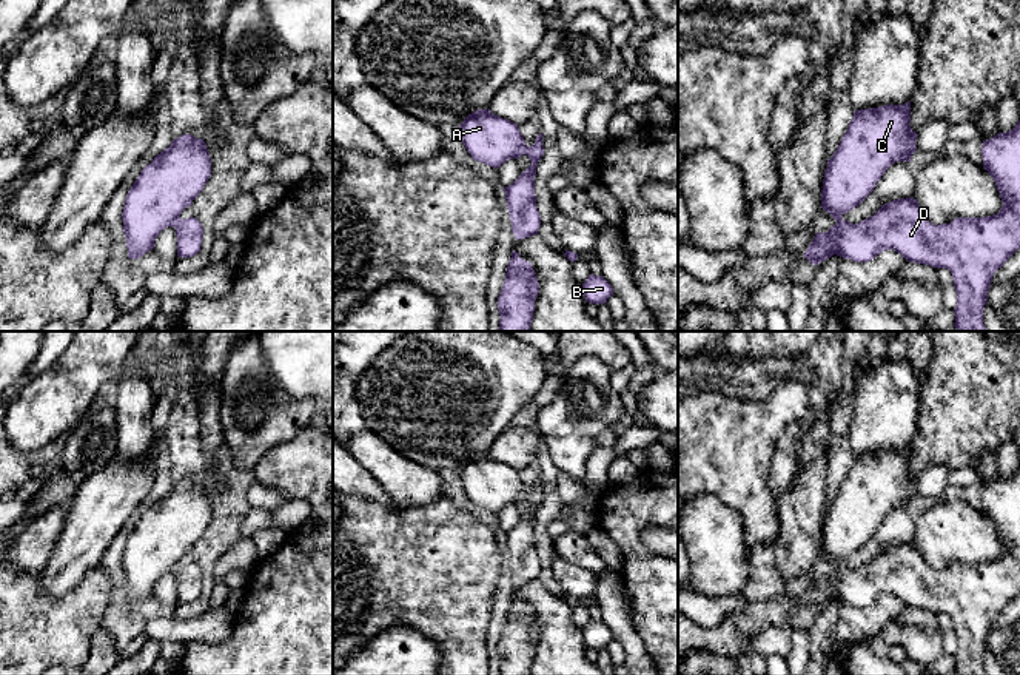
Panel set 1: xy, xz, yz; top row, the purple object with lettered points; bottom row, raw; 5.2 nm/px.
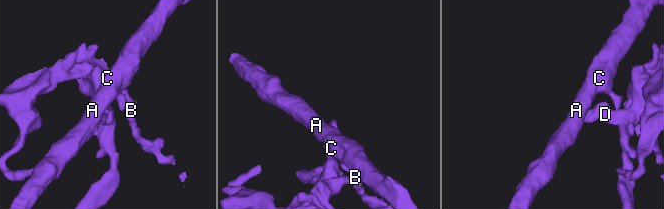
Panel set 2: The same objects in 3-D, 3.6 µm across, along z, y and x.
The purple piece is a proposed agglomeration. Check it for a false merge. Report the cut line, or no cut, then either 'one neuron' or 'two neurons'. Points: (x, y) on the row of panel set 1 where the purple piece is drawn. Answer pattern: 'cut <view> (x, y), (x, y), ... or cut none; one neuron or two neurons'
cut xz (526, 145), (523, 153); two neurons

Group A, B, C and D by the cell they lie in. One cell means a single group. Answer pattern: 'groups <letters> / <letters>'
groups A C / B D

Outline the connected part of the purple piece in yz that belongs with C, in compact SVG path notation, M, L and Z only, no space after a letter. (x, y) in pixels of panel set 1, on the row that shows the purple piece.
M911 102L854 112L823 179L821 208L837 222L874 191L891 165L911 162L917 133L909 122Z

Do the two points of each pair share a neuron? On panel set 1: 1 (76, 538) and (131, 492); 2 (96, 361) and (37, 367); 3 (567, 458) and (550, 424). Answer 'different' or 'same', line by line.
1: same
2: different
3: same

